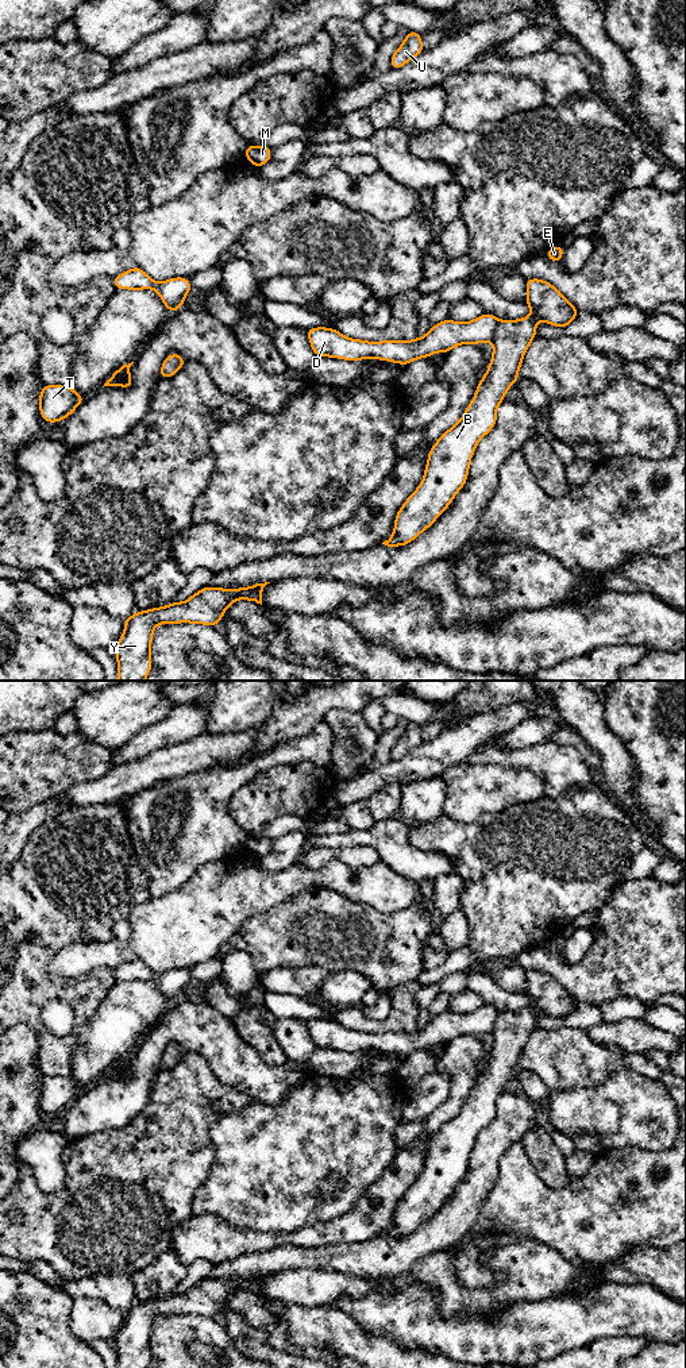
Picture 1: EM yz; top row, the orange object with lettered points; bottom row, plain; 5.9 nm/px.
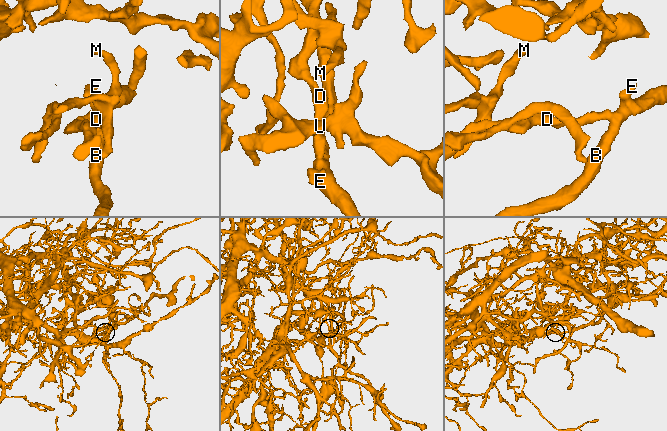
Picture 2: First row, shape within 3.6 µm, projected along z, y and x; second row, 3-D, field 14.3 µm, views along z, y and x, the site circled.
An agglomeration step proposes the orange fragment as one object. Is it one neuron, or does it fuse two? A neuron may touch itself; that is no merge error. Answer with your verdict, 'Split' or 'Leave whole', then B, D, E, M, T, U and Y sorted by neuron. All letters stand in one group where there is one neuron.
Split. Groups: B E Y / D M T U

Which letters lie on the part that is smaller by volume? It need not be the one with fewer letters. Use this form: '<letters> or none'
B, E, Y

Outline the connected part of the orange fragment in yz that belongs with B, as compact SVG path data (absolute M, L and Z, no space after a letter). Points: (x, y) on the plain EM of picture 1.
M528 970L525 995L532 1006L517 1011L498 1011L493 1024L493 1047L479 1072L474 1090L470 1093L459 1113L448 1120L429 1141L424 1169L417 1180L405 1191L394 1210L394 1224L382 1236L400 1238L413 1233L423 1222L428 1221L435 1211L448 1199L456 1184L466 1176L470 1152L479 1132L489 1125L497 1113L497 1098L505 1090L508 1080L517 1074L519 1061L524 1045L536 1029L536 1016L543 1011L547 1016L563 1020L573 1014L579 1002L552 975Z

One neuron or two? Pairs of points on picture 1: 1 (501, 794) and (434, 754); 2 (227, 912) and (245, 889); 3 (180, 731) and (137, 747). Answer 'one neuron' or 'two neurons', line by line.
1: two neurons
2: one neuron
3: one neuron

